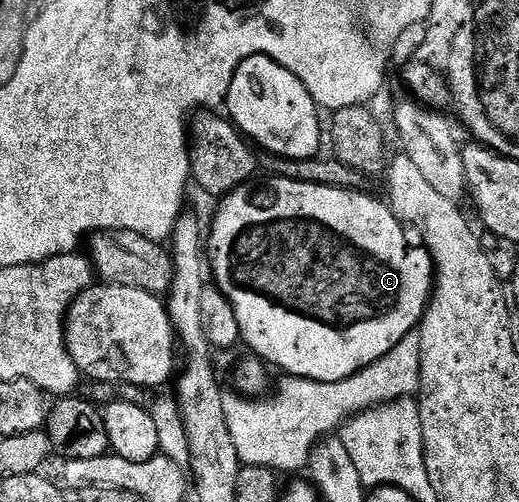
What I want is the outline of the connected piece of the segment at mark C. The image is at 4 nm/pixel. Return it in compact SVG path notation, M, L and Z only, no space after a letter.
M264 176L264 181L252 179L237 187L232 193L218 202L215 222L209 225L209 236L205 241L205 253L209 258L209 273L219 284L221 292L227 296L230 312L237 315L239 337L251 348L254 356L262 359L268 366L276 365L284 369L284 374L292 377L308 377L310 381L340 381L360 373L377 359L384 357L405 335L416 332L427 311L427 303L433 292L433 266L426 249L413 246L403 234L404 226L395 217L390 205L375 197L366 197L366 192L353 189L334 189L324 185L314 185L308 181L294 181L288 177Z

